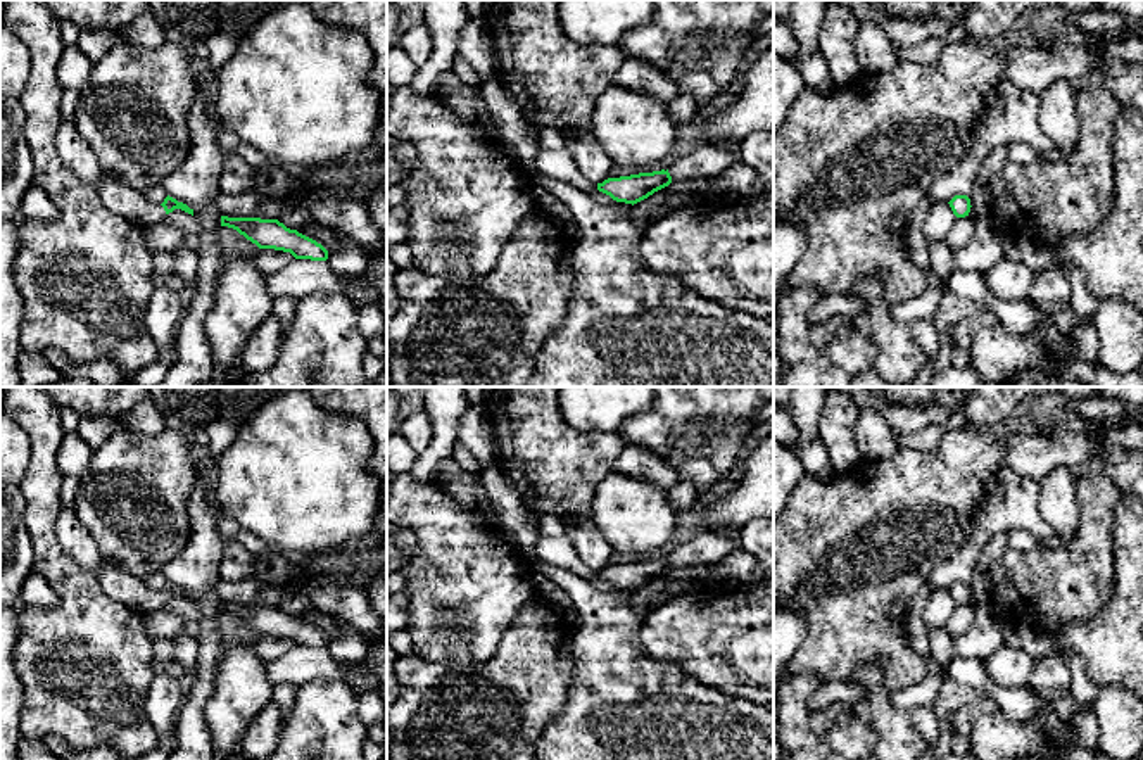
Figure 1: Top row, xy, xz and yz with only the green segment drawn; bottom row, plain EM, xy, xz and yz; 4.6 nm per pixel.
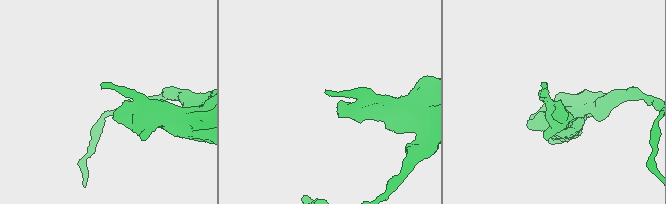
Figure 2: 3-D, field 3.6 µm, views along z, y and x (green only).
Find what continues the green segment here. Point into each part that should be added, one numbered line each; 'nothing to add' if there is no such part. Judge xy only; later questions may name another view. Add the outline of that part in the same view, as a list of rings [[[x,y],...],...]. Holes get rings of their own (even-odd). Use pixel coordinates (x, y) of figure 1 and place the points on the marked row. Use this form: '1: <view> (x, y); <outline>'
1: xy (119, 197); [[[102,169],[97,192],[102,204],[109,211],[131,223],[140,225],[142,228],[148,228],[166,218],[166,211],[161,204],[148,202],[143,192],[117,180],[116,174],[109,169]]]

